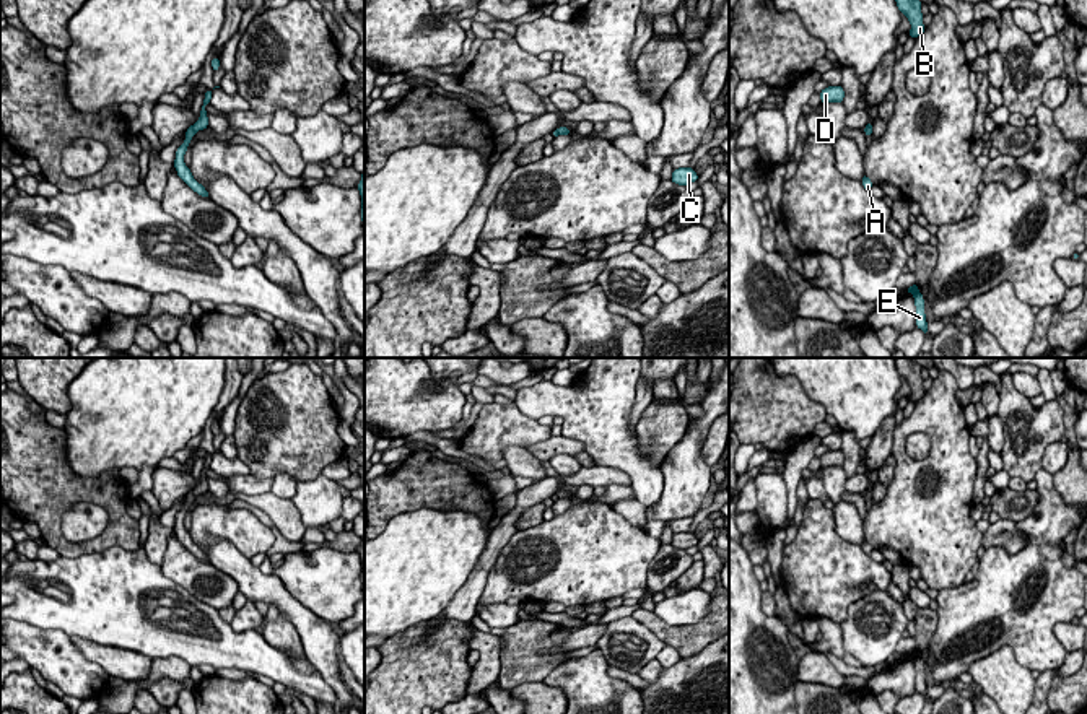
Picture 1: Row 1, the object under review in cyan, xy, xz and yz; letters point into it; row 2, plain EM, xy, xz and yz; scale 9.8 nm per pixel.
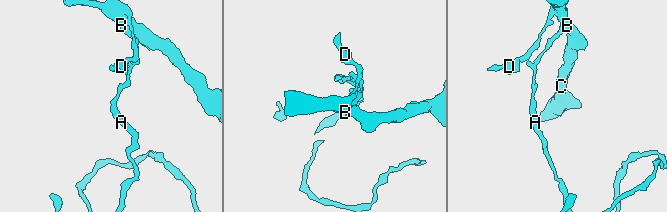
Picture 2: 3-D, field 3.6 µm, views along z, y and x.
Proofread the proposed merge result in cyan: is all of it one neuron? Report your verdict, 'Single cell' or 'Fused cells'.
Fused cells

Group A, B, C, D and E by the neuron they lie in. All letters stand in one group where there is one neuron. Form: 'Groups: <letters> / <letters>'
Groups: A E / B C D

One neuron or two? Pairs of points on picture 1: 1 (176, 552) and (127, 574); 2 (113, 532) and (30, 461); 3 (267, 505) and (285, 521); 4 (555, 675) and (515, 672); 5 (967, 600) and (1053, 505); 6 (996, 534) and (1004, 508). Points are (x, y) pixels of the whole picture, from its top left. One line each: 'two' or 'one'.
1: two
2: one
3: one
4: two
5: one
6: two

